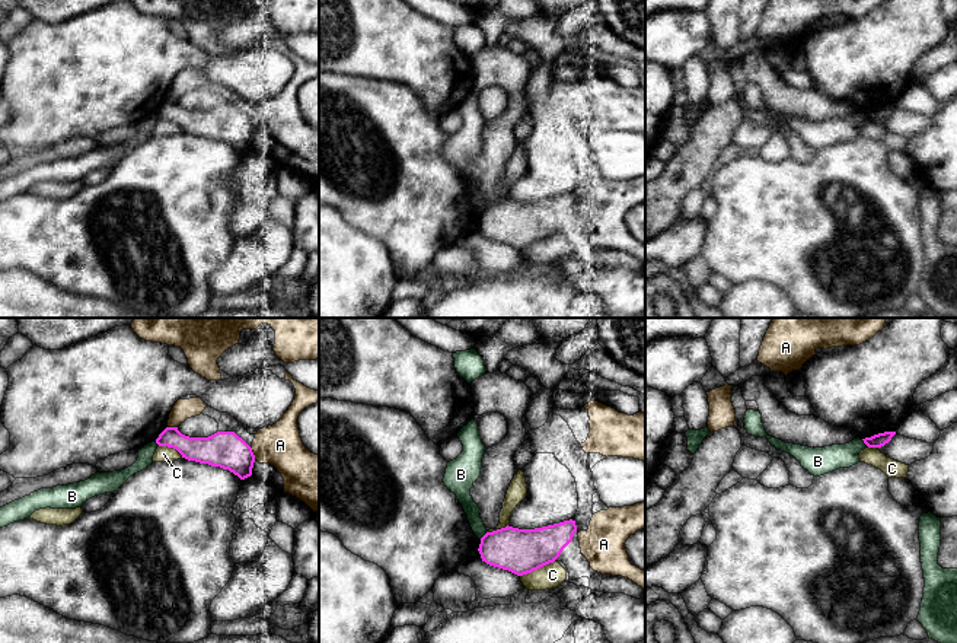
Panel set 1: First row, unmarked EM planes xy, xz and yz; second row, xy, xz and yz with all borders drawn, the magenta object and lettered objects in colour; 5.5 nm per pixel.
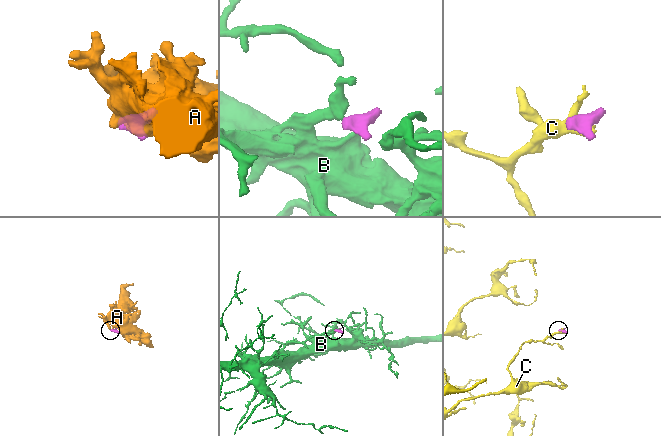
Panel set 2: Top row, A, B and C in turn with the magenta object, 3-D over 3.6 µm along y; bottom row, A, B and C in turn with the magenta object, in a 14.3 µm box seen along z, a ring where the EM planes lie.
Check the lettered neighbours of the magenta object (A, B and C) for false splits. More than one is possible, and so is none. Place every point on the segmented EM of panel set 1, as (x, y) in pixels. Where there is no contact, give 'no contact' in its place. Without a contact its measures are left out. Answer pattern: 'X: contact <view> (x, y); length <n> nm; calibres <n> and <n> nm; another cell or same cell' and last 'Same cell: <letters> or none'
A: contact xy (252, 454); length 70 nm; calibres 200 and 240 nm; another cell
B: contact yz (865, 443); length 60 nm; calibres 80 and 140 nm; another cell
C: contact xz (536, 569); length 220 nm; calibres 260 and 140 nm; another cell
Same cell: none

